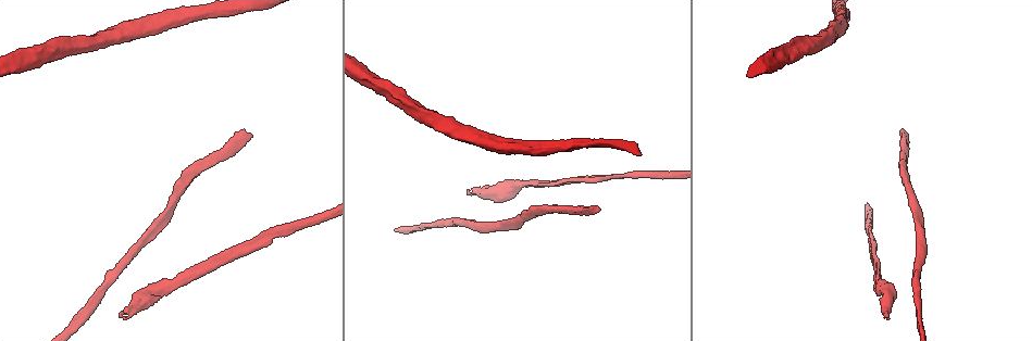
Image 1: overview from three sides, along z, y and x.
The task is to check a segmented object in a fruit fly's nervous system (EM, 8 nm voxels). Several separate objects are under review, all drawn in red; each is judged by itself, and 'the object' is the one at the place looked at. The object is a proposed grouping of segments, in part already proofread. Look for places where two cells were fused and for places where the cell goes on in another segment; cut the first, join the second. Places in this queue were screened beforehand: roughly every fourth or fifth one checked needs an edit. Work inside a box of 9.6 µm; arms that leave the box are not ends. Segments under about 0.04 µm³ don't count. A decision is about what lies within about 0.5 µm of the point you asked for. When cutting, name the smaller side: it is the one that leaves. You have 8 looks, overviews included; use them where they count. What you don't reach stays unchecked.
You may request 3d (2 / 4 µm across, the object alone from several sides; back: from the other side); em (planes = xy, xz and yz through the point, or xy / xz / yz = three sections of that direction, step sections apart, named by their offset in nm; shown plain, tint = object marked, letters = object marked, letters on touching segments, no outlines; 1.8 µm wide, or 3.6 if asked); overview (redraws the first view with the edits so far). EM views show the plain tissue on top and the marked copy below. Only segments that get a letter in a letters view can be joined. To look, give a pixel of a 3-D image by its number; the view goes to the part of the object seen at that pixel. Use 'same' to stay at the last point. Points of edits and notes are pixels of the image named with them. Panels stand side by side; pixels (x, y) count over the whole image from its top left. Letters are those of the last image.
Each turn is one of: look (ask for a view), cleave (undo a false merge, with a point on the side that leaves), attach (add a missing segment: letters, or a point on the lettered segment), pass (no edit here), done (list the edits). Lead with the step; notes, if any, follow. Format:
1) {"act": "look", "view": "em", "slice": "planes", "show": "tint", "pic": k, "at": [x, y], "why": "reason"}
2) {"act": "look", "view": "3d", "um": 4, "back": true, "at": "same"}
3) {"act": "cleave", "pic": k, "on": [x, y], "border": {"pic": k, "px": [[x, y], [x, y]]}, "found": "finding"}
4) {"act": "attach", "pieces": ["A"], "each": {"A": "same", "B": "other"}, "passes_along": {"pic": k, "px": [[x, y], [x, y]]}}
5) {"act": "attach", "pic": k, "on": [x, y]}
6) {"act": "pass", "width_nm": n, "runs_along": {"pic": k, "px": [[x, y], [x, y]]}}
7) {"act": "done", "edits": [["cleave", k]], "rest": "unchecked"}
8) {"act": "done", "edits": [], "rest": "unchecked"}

{"act": "look", "view": "em", "slice": "planes", "show": "tint", "pic": 1, "at": [877, 283], "why": "calibre changes"}

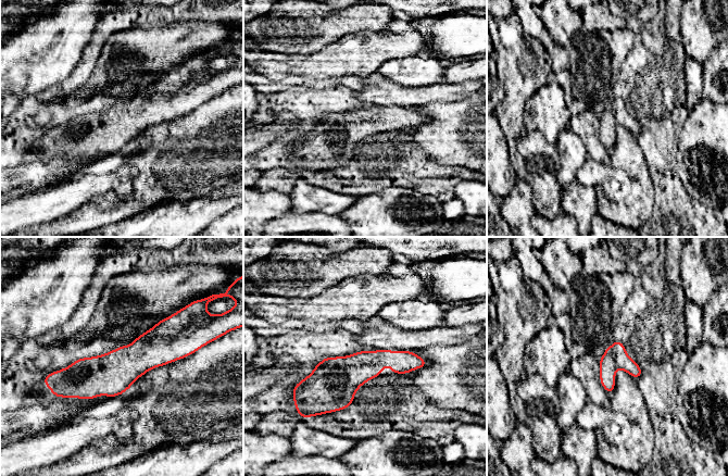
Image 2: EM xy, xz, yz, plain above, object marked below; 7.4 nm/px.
{"act": "look", "view": "em", "slice": "planes", "show": "letters", "at": "same", "why": "what lies round it"}

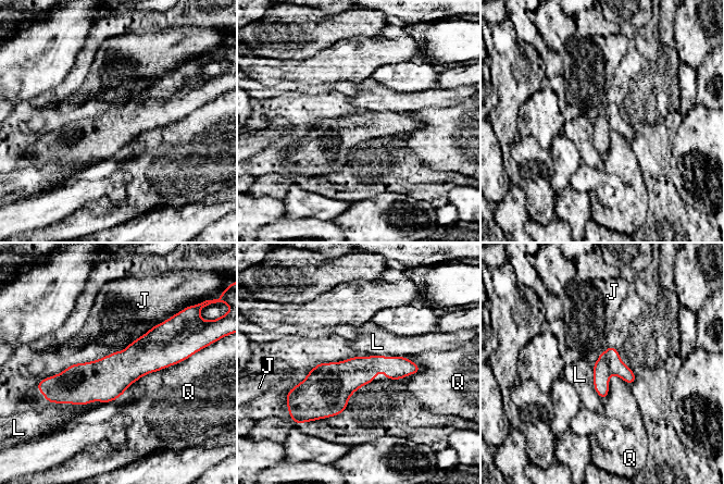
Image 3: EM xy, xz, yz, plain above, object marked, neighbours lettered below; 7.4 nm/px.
{"act": "pass", "each": {"J": "other", "L": "other", "Q": "other"}, "runs_along": {"pic": 3, "px": [[179, 352], [52, 381]]}, "found": "one cell here"}

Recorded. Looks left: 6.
{"act": "look", "view": "em", "slice": "yz", "step": 8, "show": "tint", "pic": 1, "at": [885, 315], "why": "an open end"}

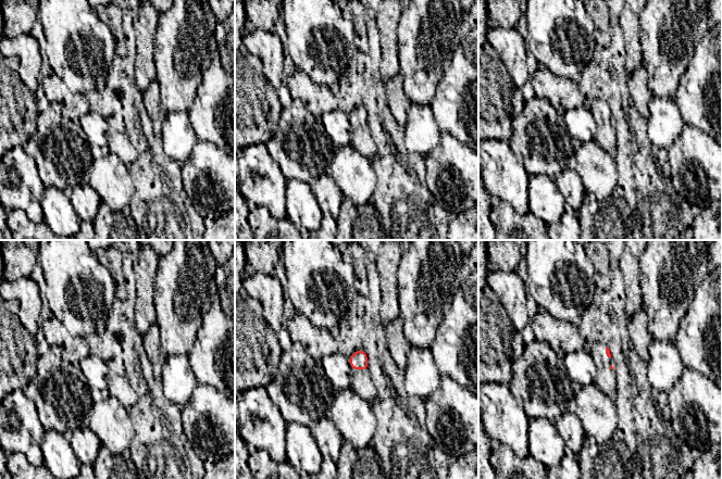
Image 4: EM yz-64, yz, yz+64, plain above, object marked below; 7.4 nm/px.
{"act": "look", "view": "em", "slice": "planes", "show": "tint", "at": "same", "why": "cut it another way"}

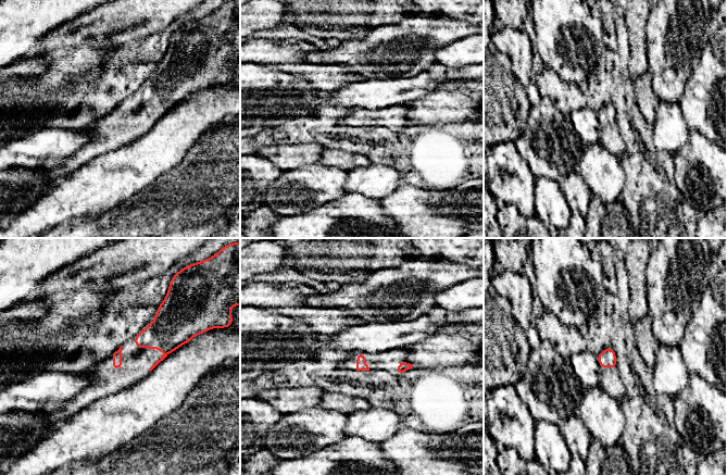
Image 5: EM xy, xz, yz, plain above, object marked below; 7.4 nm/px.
{"act": "look", "view": "em", "slice": "planes", "show": "letters", "at": "same", "why": "see the neighbours"}

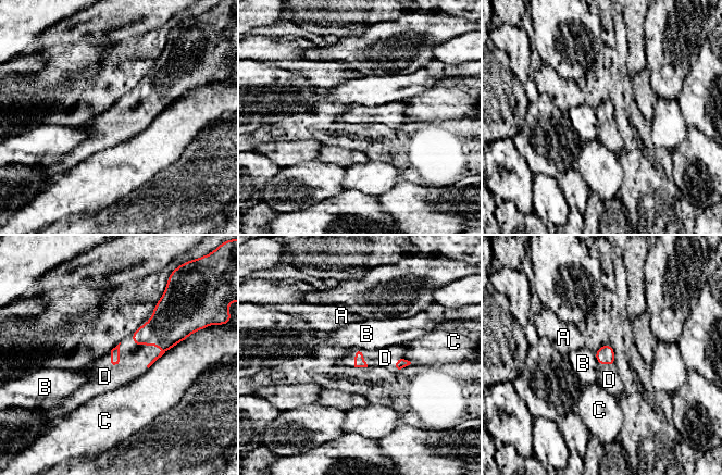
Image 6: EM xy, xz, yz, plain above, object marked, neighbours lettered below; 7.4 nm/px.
{"act": "attach", "pieces": ["D"], "each": {"A": "other", "B": "other", "C": "other", "D": "same"}, "passes_along": {"pic": 6, "px": [[174, 319], [152, 345], [133, 359]]}, "found": "the cell continues"}

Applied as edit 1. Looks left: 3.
{"act": "look", "view": "em", "slice": "planes", "show": "letters", "pic": 1, "at": [901, 130], "why": "an open end"}

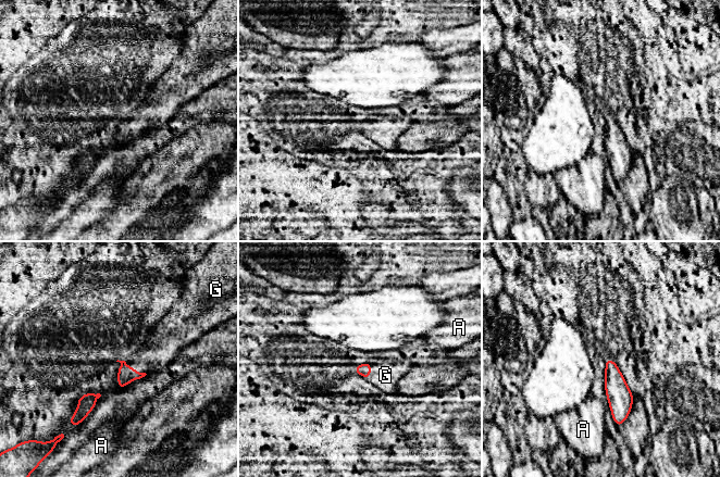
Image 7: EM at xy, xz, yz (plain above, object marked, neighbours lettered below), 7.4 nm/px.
{"act": "attach", "pieces": ["G"], "each": {"A": "other", "G": "same"}, "passes_along": {"pic": 7, "px": [[125, 374], [135, 368], [160, 347]]}, "found": "the cell continues"}

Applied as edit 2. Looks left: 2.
{"act": "done", "edits": [["attach", 6], ["attach", 7]], "rest": "unchecked"}

